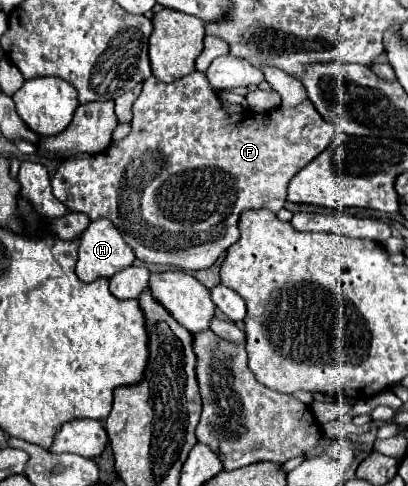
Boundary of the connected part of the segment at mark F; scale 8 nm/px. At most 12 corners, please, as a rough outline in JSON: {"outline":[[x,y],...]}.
{"outline":[[154,76],[52,192],[136,258],[204,270],[336,128]]}

